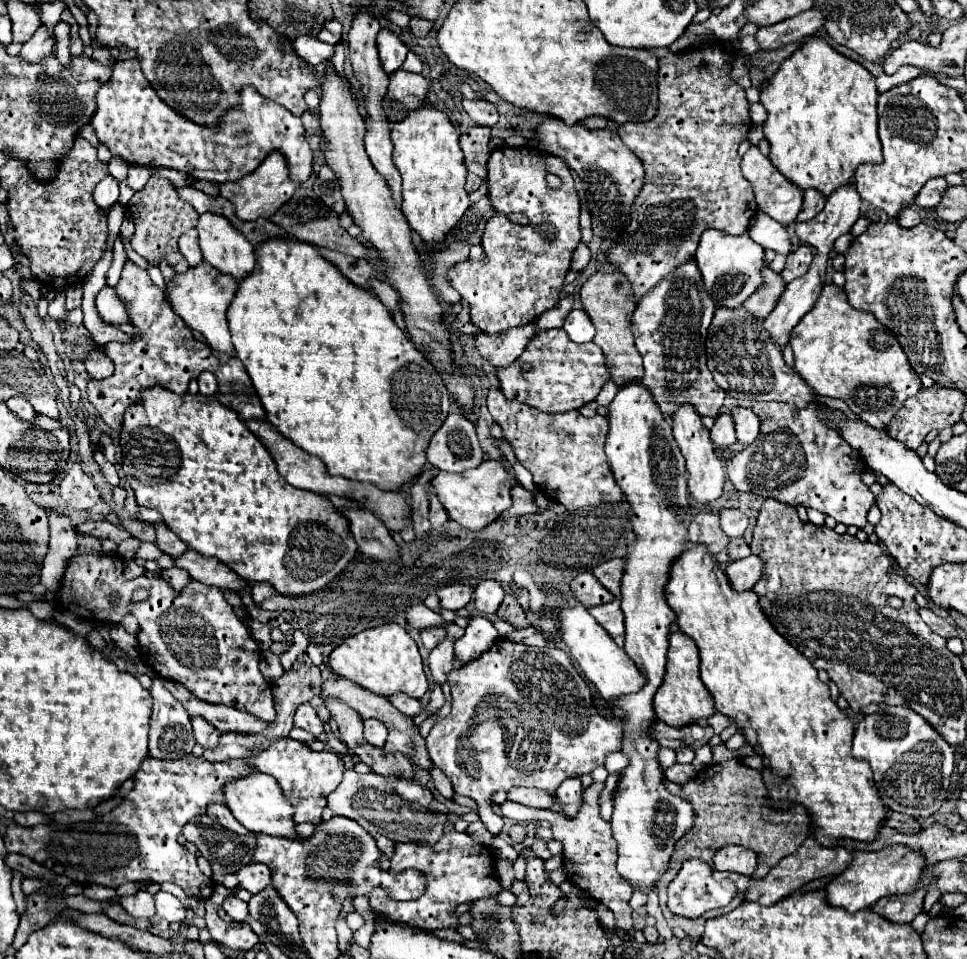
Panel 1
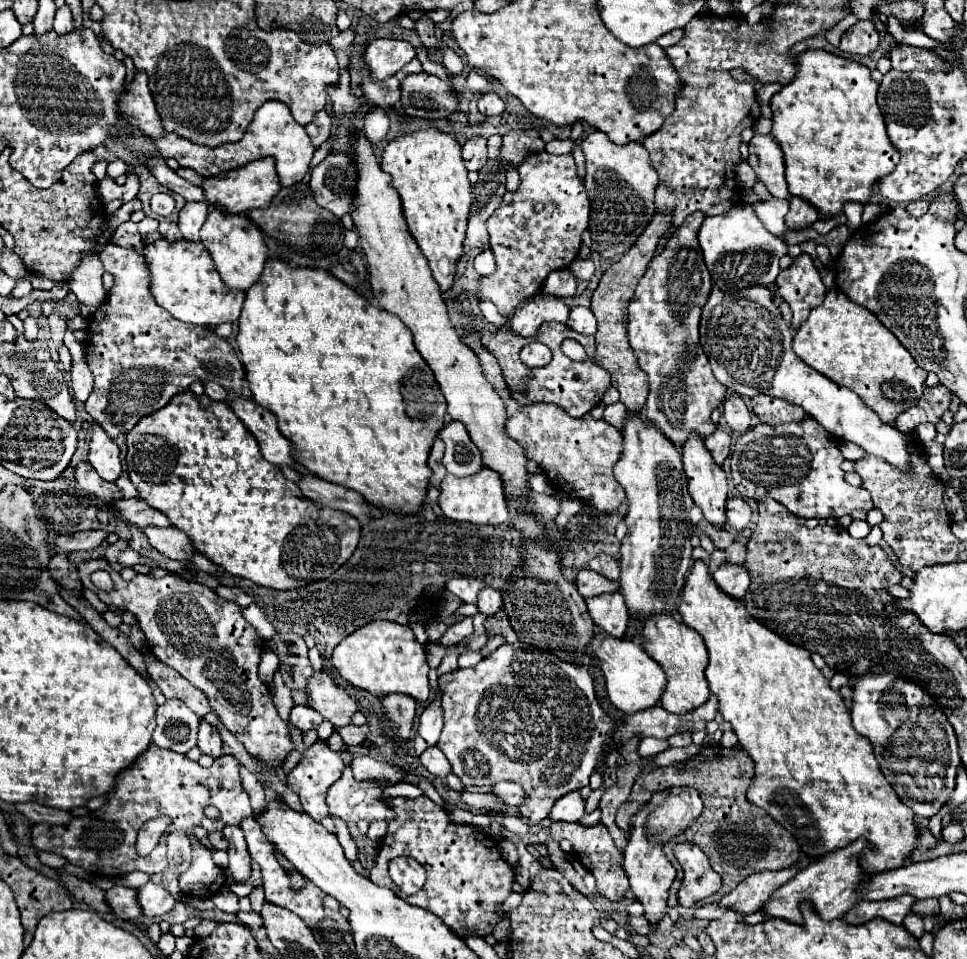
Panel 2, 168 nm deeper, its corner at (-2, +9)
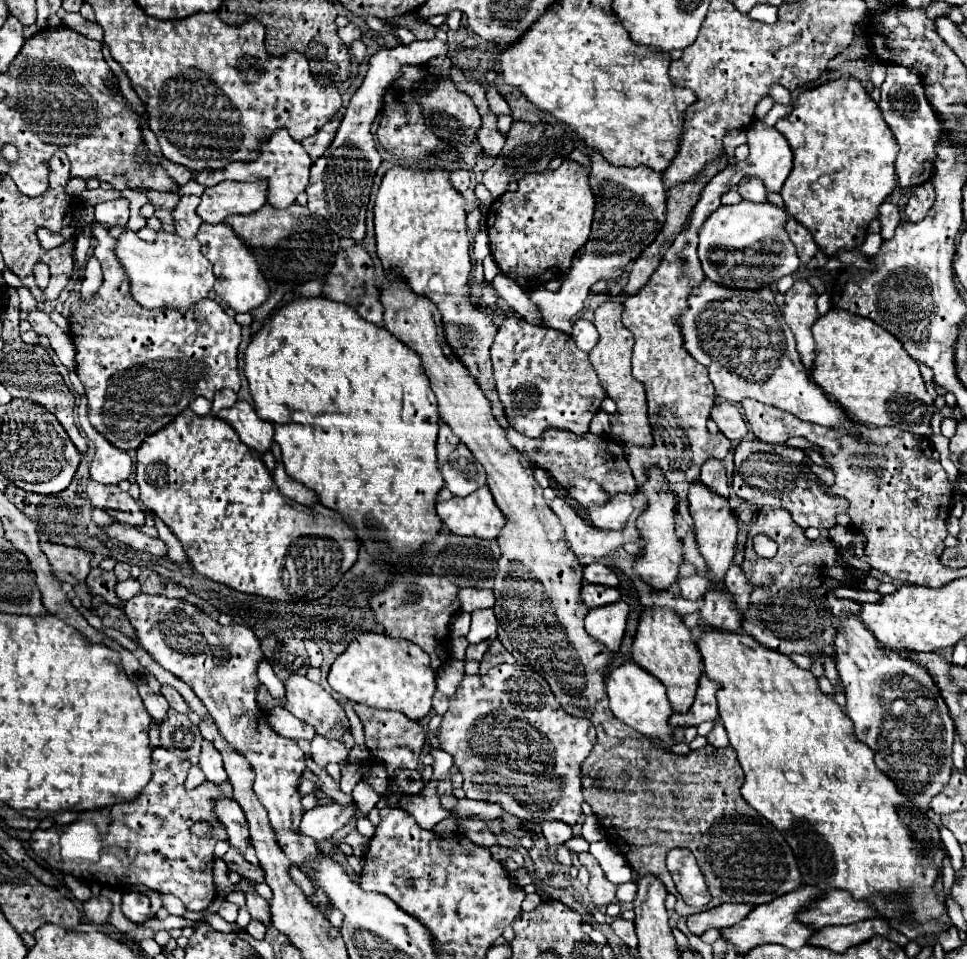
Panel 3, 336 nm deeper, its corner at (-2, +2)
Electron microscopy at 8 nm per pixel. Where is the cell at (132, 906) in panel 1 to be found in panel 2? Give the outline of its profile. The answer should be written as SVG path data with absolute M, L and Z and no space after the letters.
M116 885L112 889L106 891L106 901L110 903L112 911L120 917L120 919L128 919L134 921L142 915L142 907L138 903L138 891L132 887L122 887Z

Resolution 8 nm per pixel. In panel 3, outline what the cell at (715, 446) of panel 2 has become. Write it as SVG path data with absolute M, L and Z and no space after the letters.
M714 458L702 466L700 482L702 482L706 488L710 488L714 494L722 496L722 498L728 498L728 494L730 494L730 488L728 488L728 484L726 484L724 464L722 464L722 462L716 462Z

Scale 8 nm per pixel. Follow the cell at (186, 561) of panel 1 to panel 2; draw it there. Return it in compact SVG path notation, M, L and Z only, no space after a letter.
M144 527L142 531L146 533L150 545L156 547L168 559L188 561L196 553L190 537L184 531L178 531L176 527L166 527L166 529L160 529L160 527Z

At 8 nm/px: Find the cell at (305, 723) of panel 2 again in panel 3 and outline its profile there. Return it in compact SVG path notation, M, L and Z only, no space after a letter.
M274 706L272 710L268 710L270 716L270 728L290 740L300 740L300 738L314 738L314 730L310 730L310 726L306 726L302 720L294 718L288 710L284 710L282 706Z

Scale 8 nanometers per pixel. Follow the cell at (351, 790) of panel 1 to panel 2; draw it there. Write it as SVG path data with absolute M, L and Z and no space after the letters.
M348 765L342 777L328 789L328 807L332 817L340 817L348 823L358 823L360 819L372 821L392 821L394 809L388 805L388 797L384 797L386 783L378 779L356 781L352 775L352 767Z

